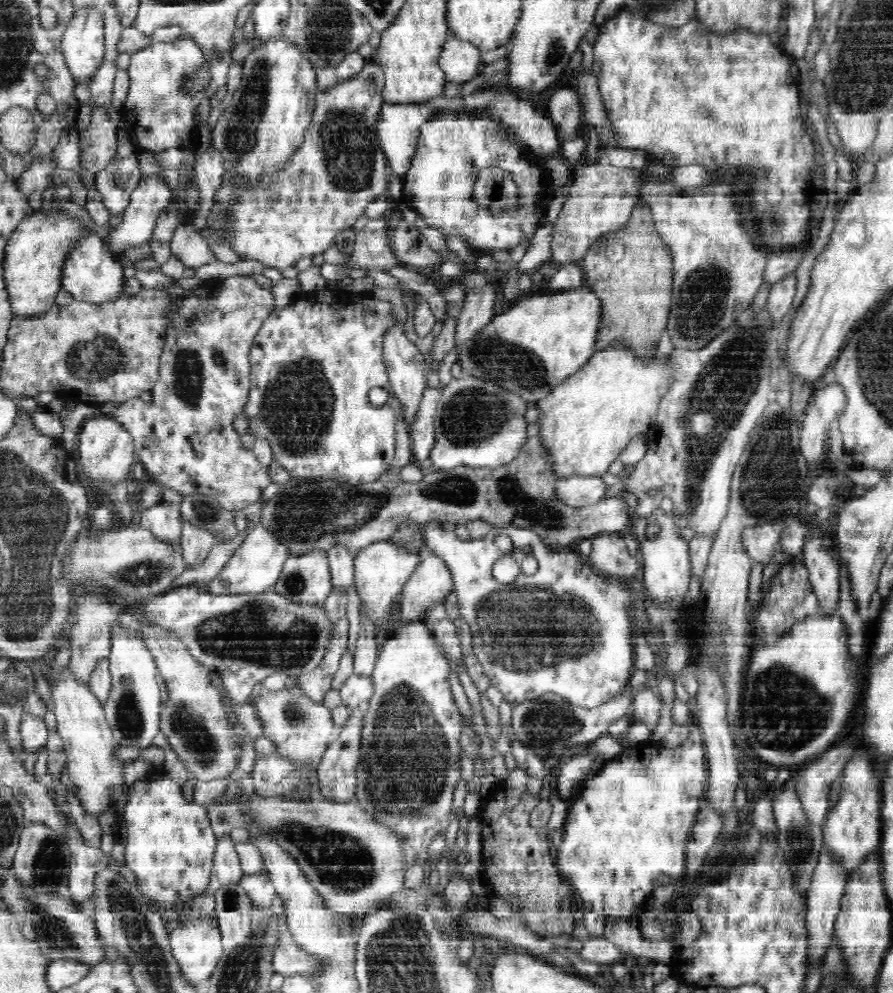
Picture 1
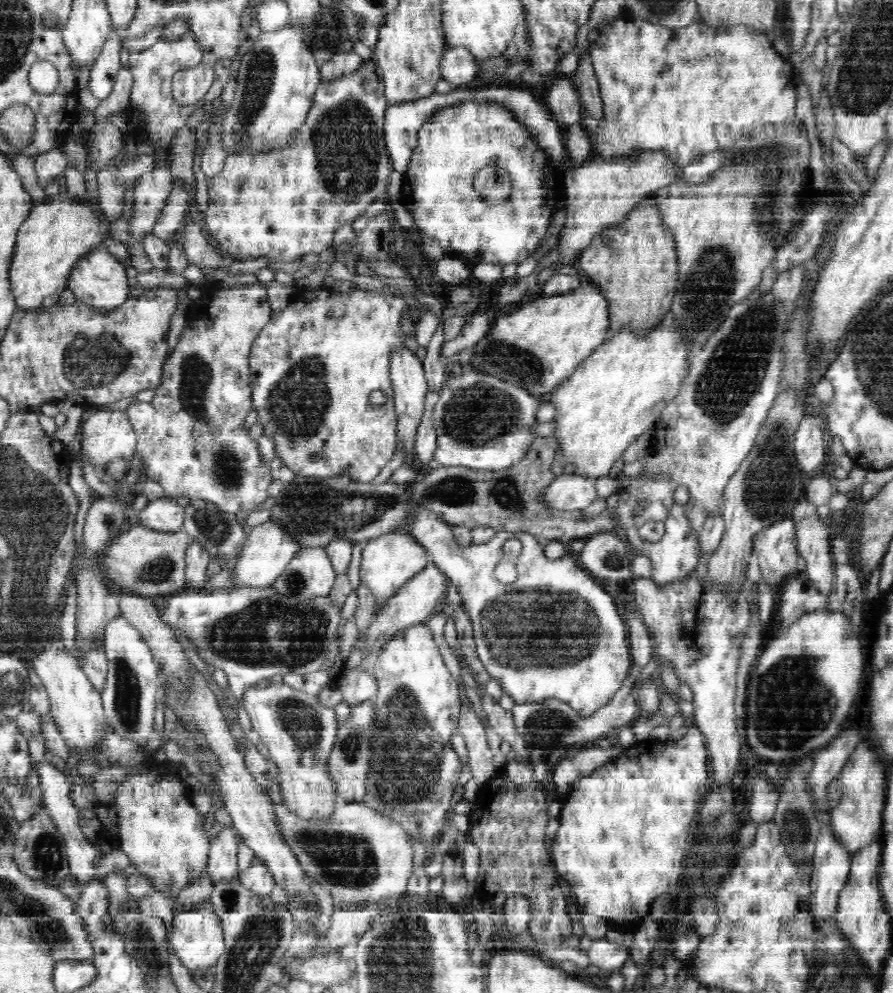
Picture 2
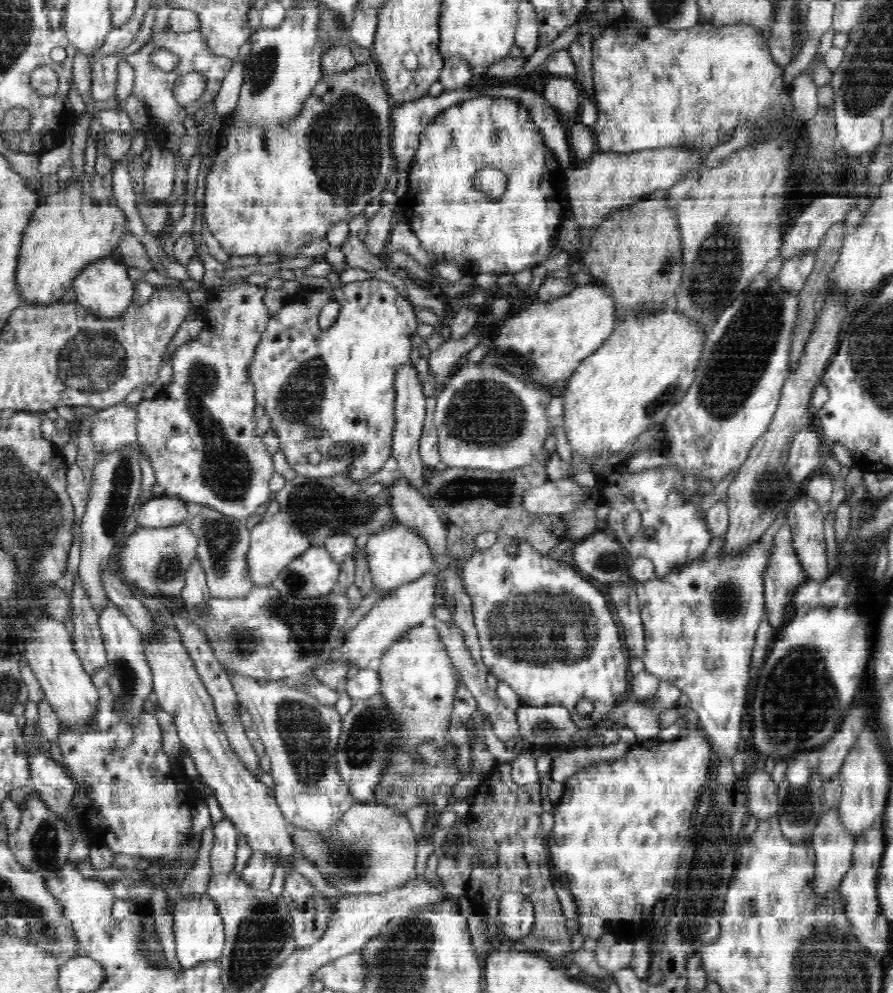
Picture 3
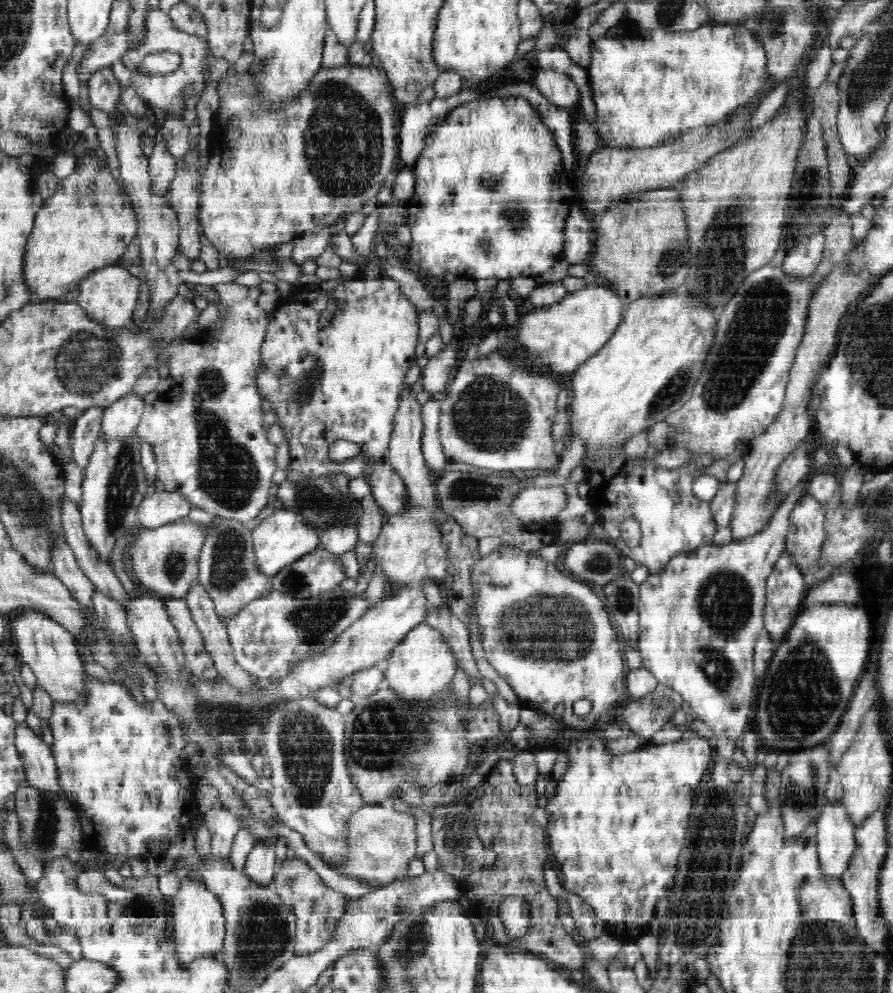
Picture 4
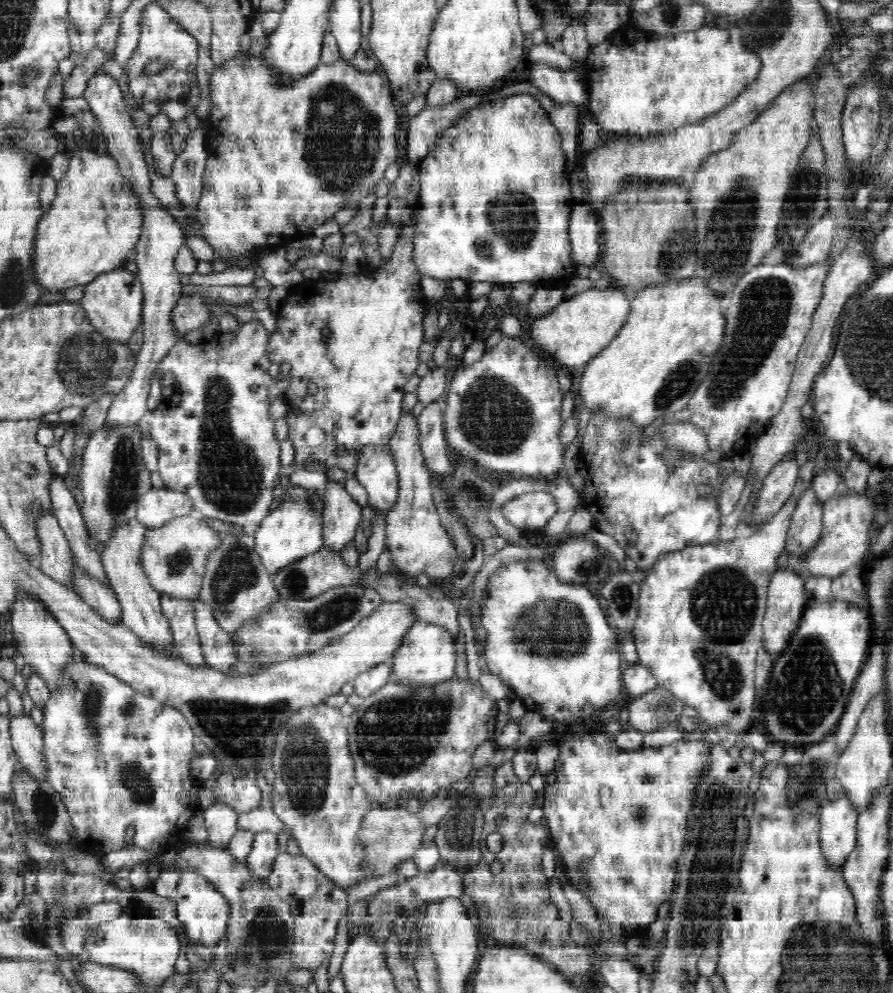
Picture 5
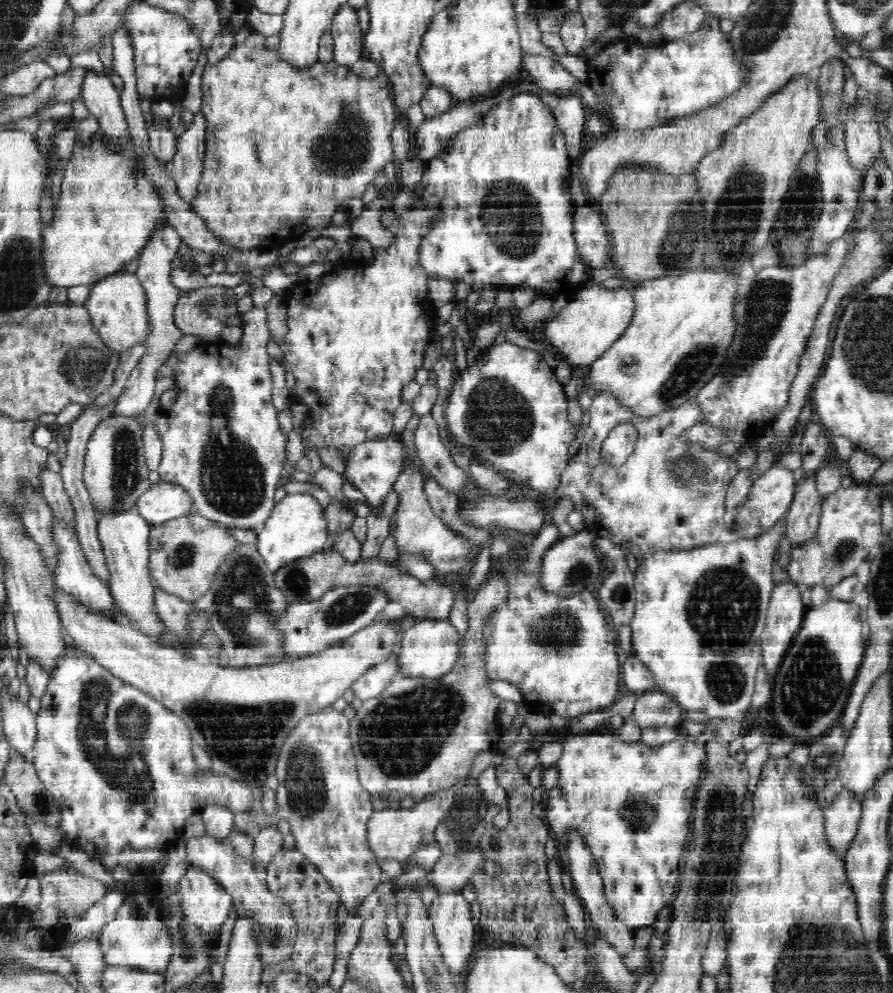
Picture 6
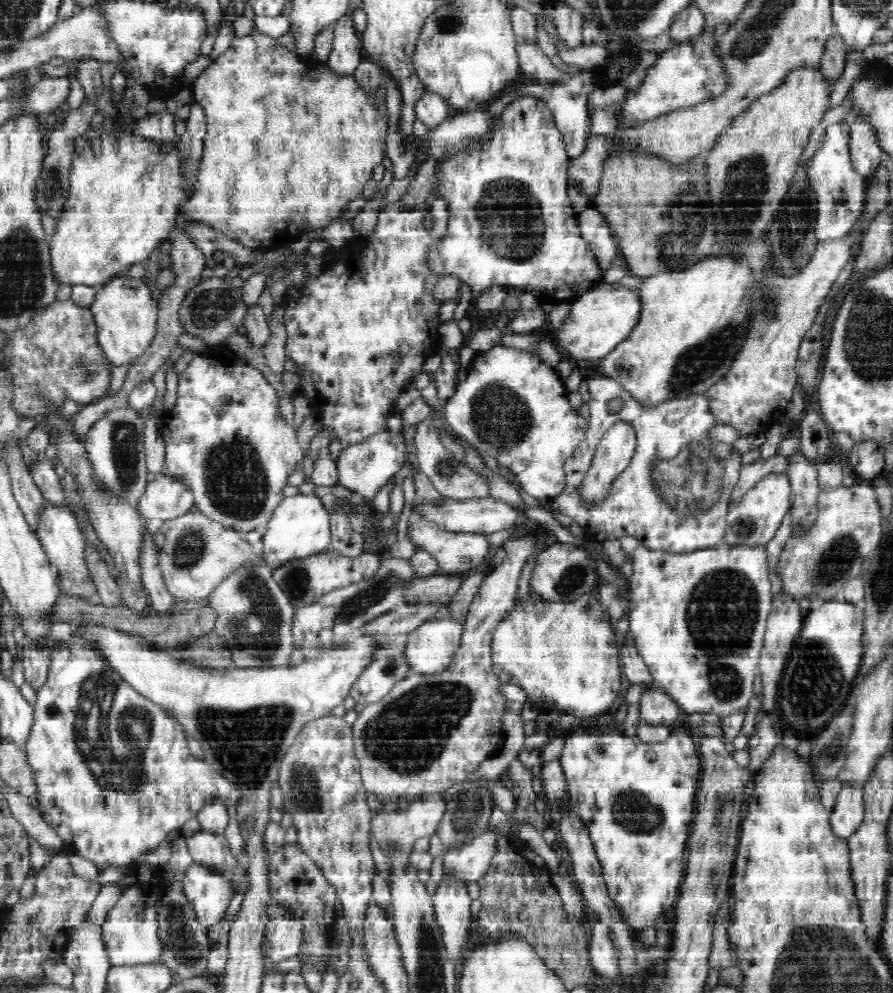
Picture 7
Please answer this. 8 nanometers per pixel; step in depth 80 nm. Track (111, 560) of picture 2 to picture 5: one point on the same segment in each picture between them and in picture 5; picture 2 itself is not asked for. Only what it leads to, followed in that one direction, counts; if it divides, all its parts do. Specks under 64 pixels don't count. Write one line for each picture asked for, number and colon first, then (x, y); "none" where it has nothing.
3: (155, 560)
4: (165, 559)
5: (173, 556)

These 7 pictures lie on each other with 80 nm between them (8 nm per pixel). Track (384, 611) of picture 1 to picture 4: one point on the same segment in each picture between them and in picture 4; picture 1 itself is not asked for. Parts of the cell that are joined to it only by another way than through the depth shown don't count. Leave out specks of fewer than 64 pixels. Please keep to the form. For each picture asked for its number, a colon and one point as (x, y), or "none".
2: (387, 563)
3: (396, 556)
4: (409, 547)

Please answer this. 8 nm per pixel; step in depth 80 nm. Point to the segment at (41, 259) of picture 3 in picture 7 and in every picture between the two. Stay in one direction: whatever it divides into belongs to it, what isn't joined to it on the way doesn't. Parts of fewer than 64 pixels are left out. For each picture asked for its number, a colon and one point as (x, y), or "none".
4: (88, 223)
5: (93, 225)
6: (107, 210)
7: (124, 194)

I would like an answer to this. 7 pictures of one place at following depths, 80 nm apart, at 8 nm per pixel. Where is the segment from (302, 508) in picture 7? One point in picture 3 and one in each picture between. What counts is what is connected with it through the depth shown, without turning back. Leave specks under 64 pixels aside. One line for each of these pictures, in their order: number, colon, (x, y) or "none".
3: (274, 542)
4: (283, 537)
5: (291, 531)
6: (297, 527)

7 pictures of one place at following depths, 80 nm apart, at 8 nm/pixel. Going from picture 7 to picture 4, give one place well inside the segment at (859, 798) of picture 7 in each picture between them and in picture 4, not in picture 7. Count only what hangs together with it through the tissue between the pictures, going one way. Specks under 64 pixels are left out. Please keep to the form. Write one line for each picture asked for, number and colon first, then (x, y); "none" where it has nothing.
4: (835, 836)
5: (838, 834)
6: (842, 818)

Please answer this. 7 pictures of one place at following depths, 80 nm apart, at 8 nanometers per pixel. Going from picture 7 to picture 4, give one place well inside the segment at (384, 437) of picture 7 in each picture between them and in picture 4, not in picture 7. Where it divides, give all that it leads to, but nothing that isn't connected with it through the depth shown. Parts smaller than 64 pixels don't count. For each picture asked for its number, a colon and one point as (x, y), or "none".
4: (388, 489)
5: (376, 471)
6: (374, 466)

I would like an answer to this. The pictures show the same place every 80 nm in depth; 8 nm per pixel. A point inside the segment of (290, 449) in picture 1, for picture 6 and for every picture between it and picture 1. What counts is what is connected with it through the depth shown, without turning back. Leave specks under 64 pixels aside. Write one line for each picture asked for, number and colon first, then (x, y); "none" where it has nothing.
2: (314, 365)
3: (321, 387)
4: (343, 382)
5: (352, 346)
6: (355, 344)

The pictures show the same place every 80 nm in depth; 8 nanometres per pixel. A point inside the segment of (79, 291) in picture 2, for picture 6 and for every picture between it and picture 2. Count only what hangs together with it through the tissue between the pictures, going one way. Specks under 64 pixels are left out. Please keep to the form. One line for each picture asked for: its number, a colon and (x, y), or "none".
3: (103, 287)
4: (109, 295)
5: (113, 302)
6: (117, 304)

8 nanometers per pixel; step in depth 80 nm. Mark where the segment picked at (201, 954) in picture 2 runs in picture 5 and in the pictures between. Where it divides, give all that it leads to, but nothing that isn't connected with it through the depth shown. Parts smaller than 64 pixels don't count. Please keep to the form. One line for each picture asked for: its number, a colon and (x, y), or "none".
3: (198, 928)
4: (199, 927)
5: (202, 909)

